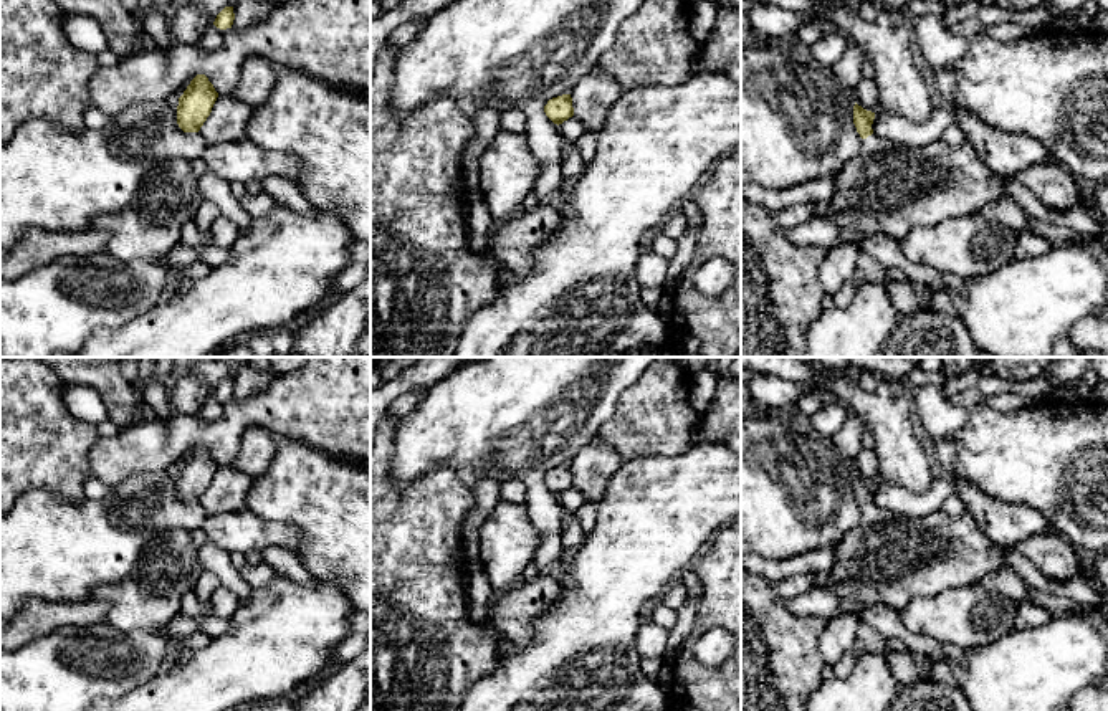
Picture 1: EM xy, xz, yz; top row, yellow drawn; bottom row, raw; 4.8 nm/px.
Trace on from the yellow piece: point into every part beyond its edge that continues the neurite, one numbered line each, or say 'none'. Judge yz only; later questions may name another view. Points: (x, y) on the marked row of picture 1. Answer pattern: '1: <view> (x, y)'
1: yz (892, 189)

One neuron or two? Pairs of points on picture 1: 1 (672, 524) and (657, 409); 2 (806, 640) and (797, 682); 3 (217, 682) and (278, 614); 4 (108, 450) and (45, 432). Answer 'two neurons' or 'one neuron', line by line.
1: two neurons
2: one neuron
3: one neuron
4: two neurons

